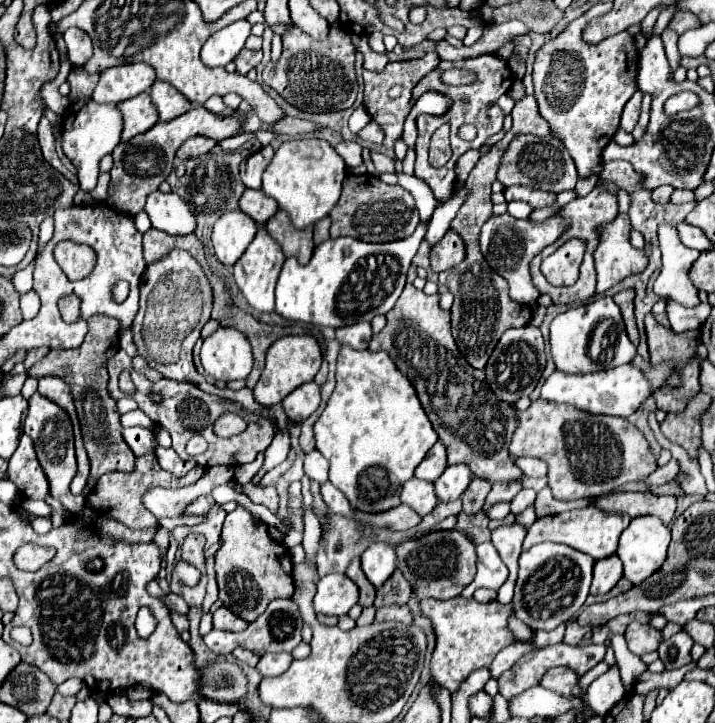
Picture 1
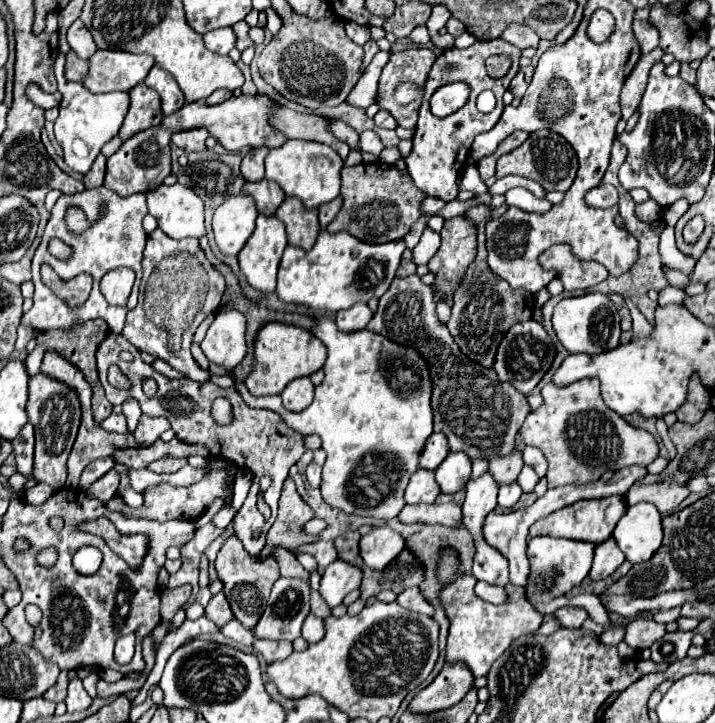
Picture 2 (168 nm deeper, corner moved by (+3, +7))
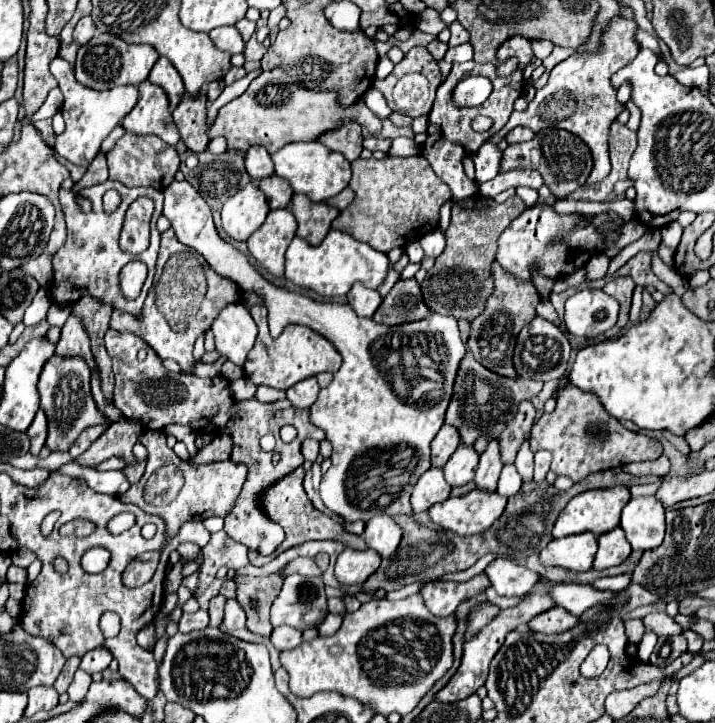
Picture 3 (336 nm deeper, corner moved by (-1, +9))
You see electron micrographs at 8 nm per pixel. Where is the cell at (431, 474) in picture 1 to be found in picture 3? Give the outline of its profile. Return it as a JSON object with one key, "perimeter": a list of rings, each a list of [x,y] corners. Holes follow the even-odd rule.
{"perimeter":[[[443,426],[431,442],[431,466],[443,468],[453,450],[461,444],[459,434],[453,426]]]}

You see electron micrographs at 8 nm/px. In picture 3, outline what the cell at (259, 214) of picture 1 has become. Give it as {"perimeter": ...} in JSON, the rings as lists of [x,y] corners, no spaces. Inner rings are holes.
{"perimeter":[[[267,176],[259,182],[259,190],[267,196],[269,208],[287,208],[293,196],[293,188],[283,180],[273,176]]]}

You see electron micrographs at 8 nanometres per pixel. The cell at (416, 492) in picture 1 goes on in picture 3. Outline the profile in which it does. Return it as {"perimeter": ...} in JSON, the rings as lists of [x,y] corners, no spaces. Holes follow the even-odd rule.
{"perimeter":[[[429,468],[415,484],[413,494],[411,494],[411,504],[413,504],[413,512],[425,512],[429,506],[433,506],[435,502],[447,500],[451,492],[451,486],[445,482],[443,478],[443,470],[441,468]]]}

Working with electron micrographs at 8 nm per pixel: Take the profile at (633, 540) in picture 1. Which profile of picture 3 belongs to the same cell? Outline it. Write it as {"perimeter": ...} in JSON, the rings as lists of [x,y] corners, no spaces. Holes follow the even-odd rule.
{"perimeter":[[[655,496],[631,498],[621,514],[621,528],[633,550],[653,550],[665,536],[665,510]]]}

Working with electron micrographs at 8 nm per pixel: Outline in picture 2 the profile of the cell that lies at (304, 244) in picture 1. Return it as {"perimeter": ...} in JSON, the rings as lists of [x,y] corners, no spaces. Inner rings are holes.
{"perimeter":[[[285,198],[275,216],[285,222],[289,244],[299,246],[303,250],[309,250],[315,244],[317,234],[321,230],[317,210],[307,210],[297,198]]]}

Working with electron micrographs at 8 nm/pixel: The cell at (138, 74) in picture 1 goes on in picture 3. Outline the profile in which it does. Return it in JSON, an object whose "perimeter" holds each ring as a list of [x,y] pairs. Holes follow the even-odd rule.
{"perimeter":[[[97,34],[89,46],[81,46],[75,64],[75,76],[79,84],[85,84],[93,90],[109,90],[121,84],[141,84],[147,80],[153,64],[157,62],[159,54],[153,46],[147,44],[127,44],[117,36],[111,34]]]}

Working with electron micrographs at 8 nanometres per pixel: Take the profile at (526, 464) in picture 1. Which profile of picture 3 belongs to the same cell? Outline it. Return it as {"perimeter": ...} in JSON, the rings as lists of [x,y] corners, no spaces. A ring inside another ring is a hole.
{"perimeter":[[[539,450],[535,452],[535,480],[543,482],[547,472],[549,472],[549,464],[551,464],[551,454],[547,450]]]}

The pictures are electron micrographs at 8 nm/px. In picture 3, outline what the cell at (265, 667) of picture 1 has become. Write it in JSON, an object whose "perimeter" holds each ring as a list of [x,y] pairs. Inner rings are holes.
{"perimeter":[[[281,626],[281,628],[275,628],[273,634],[271,634],[271,644],[283,652],[283,650],[293,650],[301,644],[301,632],[299,630],[293,630],[291,626]]]}

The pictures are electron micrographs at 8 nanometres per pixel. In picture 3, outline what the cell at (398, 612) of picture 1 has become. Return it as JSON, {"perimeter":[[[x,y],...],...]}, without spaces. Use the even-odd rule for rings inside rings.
{"perimeter":[[[485,574],[473,576],[467,582],[437,580],[431,584],[423,584],[419,590],[419,596],[423,598],[425,606],[433,616],[451,616],[459,606],[459,602],[485,590],[487,586],[489,586],[489,580],[485,578]]]}

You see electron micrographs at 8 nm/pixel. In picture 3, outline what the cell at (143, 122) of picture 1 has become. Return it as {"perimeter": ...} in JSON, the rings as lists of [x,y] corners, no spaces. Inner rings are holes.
{"perimeter":[[[149,80],[139,84],[139,102],[123,118],[121,126],[133,134],[155,134],[171,146],[179,142],[179,132],[171,118],[167,94],[161,86],[155,86]]]}

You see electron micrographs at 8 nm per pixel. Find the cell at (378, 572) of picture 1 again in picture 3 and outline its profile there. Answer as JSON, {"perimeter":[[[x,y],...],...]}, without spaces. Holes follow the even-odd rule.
{"perimeter":[[[379,514],[377,518],[371,518],[367,522],[363,538],[367,542],[367,548],[375,550],[381,558],[389,558],[397,550],[403,532],[391,516]]]}

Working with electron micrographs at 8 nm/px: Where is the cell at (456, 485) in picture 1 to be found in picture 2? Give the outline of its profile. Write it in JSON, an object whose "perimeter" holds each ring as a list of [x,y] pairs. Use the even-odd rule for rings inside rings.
{"perimeter":[[[451,452],[435,470],[441,492],[455,494],[471,478],[471,458],[465,452]]]}

